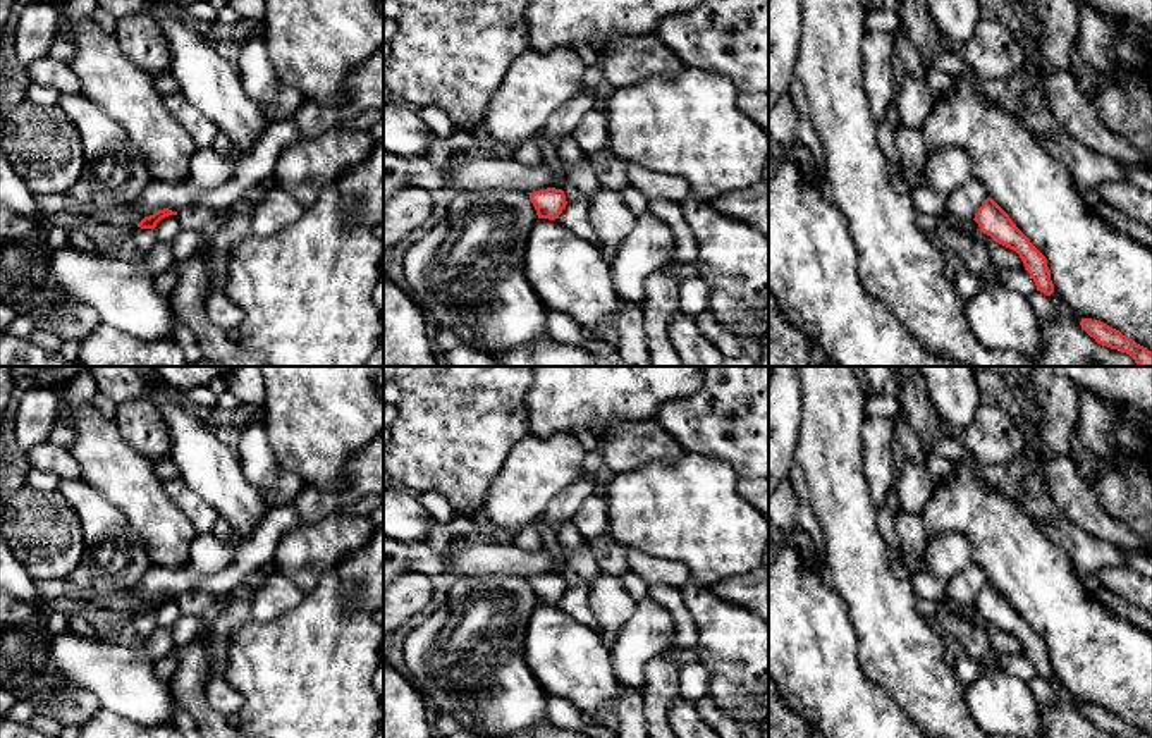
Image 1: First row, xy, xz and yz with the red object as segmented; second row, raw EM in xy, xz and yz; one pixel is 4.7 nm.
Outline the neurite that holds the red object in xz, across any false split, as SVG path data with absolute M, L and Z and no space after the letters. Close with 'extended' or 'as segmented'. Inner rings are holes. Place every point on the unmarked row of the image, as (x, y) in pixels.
M547 573L535 578L528 578L538 604L555 606L566 593L566 580L562 575Z | as segmented

